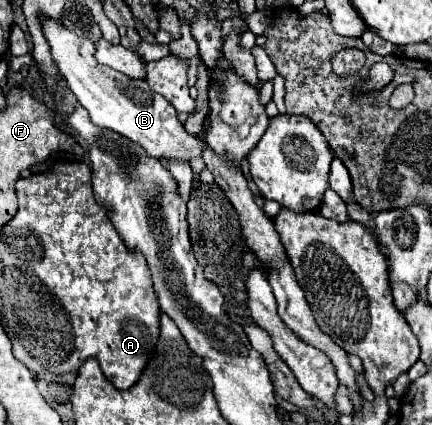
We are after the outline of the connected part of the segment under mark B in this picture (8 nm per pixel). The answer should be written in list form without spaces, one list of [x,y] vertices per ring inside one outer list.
[[[44,20],[42,28],[46,32],[46,40],[52,48],[58,70],[66,78],[68,88],[74,92],[78,102],[88,110],[92,124],[118,132],[130,142],[140,144],[150,158],[188,164],[192,158],[202,158],[206,150],[204,140],[194,138],[184,130],[174,106],[166,98],[158,96],[146,84],[146,80],[136,80],[126,74],[114,72],[110,66],[98,64],[94,60],[94,44],[86,38],[78,38],[64,26],[54,24],[54,20]]]

